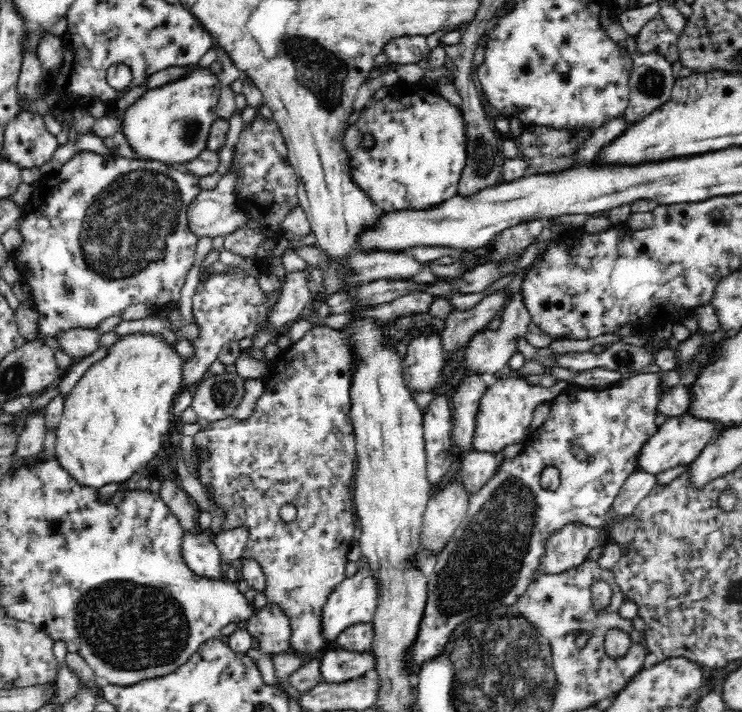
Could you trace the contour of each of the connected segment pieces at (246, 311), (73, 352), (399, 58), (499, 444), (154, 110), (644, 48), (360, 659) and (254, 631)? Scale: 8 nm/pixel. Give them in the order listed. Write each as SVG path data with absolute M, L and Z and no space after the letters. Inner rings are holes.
M230 266L228 272L213 273L206 281L198 284L193 297L193 316L200 328L200 336L192 342L195 348L193 357L184 363L182 390L193 391L204 378L204 373L218 361L226 343L252 337L266 319L267 308L263 305L264 296L257 278L240 267Z
M69 329L57 333L60 350L67 356L82 359L97 350L101 334L96 329Z
M401 36L392 39L383 48L388 63L416 64L422 58L428 58L430 48L426 43L426 36Z
M498 373L494 375L497 381L486 389L480 399L473 438L473 446L476 451L492 454L504 450L510 444L522 442L532 424L532 414L534 414L536 406L556 398L561 390L569 384L567 381L557 380L554 386L544 388L539 384L532 385L520 377L506 377L506 375L498 375Z
M197 66L178 82L148 90L123 114L120 135L138 158L183 167L207 149L211 126L217 119L219 77L209 68Z
M656 15L652 20L646 21L635 37L637 50L641 55L658 54L671 63L679 60L679 37L668 28L662 15Z
M328 647L320 657L320 677L324 683L345 683L372 673L373 668L374 655L371 652L358 653Z
M269 602L250 616L247 629L258 640L259 651L270 655L271 658L290 649L290 623L278 605Z

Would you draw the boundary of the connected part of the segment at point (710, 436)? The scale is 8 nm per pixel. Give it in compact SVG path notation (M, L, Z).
M691 412L680 414L680 416L670 416L645 442L637 468L657 475L675 466L689 466L693 460L700 456L708 443L718 438L722 430L724 430L724 425L720 421L698 419Z

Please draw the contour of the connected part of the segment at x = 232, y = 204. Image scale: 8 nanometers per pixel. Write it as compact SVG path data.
M235 169L230 170L225 175L221 175L215 188L200 191L197 198L190 203L189 227L196 236L212 239L217 236L225 237L226 234L243 229L249 223L243 205L234 193L238 177Z

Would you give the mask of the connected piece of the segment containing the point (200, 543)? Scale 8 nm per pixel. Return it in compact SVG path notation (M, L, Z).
M185 531L181 545L183 559L195 575L211 579L219 579L223 576L225 567L213 537Z

